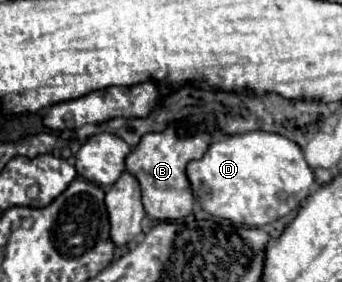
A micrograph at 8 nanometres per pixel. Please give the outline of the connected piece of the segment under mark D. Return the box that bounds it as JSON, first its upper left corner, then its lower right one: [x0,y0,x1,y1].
[187,131,315,227]

